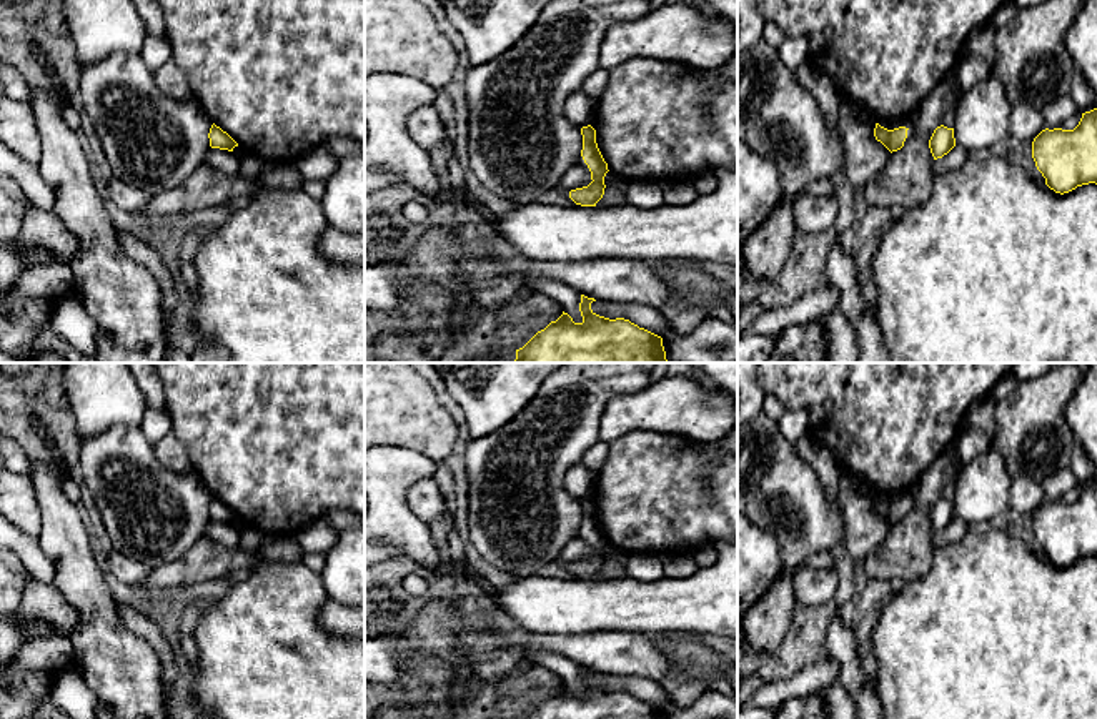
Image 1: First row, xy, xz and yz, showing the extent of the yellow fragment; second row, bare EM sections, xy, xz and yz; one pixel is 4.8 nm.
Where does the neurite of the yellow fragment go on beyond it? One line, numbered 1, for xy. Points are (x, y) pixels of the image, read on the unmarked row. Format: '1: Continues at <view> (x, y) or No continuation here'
1: No continuation here

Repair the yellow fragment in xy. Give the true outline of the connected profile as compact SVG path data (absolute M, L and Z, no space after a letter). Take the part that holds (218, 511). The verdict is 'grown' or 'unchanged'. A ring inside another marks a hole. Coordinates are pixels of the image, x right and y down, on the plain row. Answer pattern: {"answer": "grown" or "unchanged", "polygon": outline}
{"answer": "unchanged", "polygon": "M215 496L210 501L208 511L211 521L233 524L233 521L238 519L238 516Z"}

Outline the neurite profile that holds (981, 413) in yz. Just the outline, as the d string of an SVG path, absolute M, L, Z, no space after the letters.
M987 394L969 406L965 424L977 426L994 436L995 431L995 404L997 401Z

